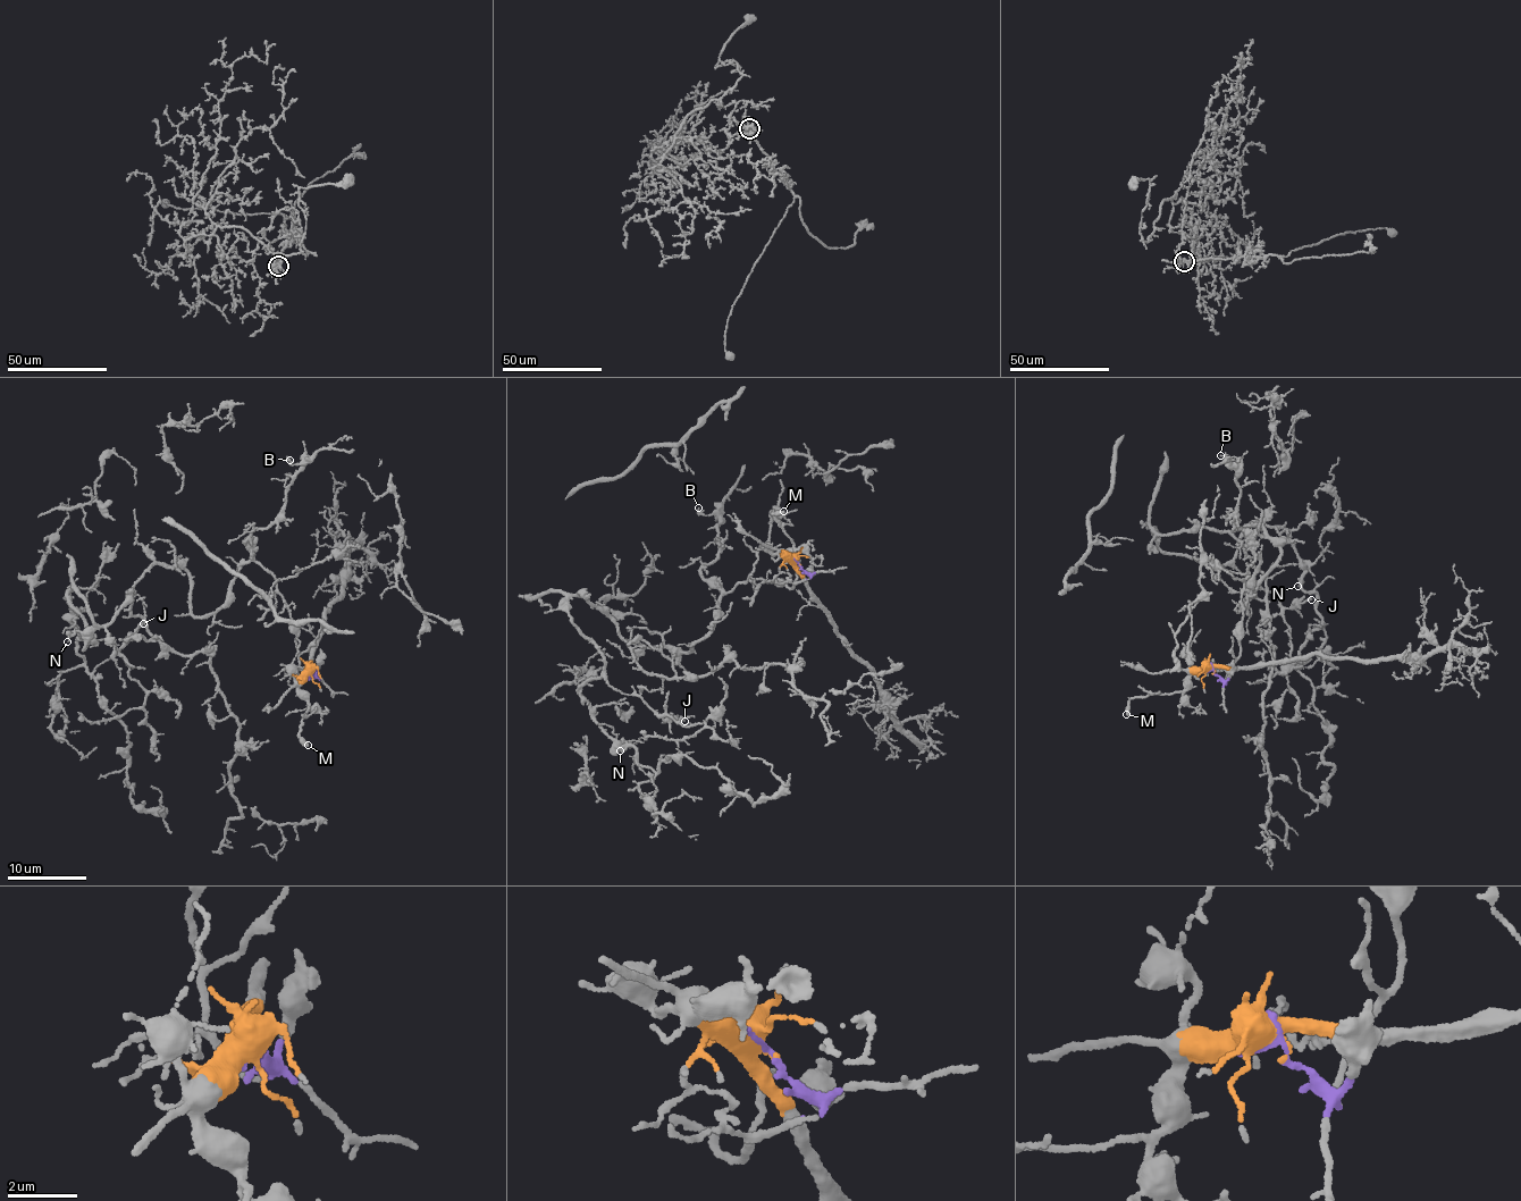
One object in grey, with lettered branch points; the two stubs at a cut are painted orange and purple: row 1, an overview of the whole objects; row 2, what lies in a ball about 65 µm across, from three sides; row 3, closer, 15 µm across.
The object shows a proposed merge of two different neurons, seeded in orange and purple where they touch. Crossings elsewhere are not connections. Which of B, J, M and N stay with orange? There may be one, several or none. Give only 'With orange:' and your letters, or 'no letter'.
With orange: M

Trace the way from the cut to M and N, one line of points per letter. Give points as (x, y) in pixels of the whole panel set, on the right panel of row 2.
M: (1210, 670), (1201, 668), (1191, 674), (1184, 688), (1128, 700), (1126, 714)
N: (1210, 670), (1278, 545), (1156, 532), (1212, 569), (1279, 526), (1297, 585)

